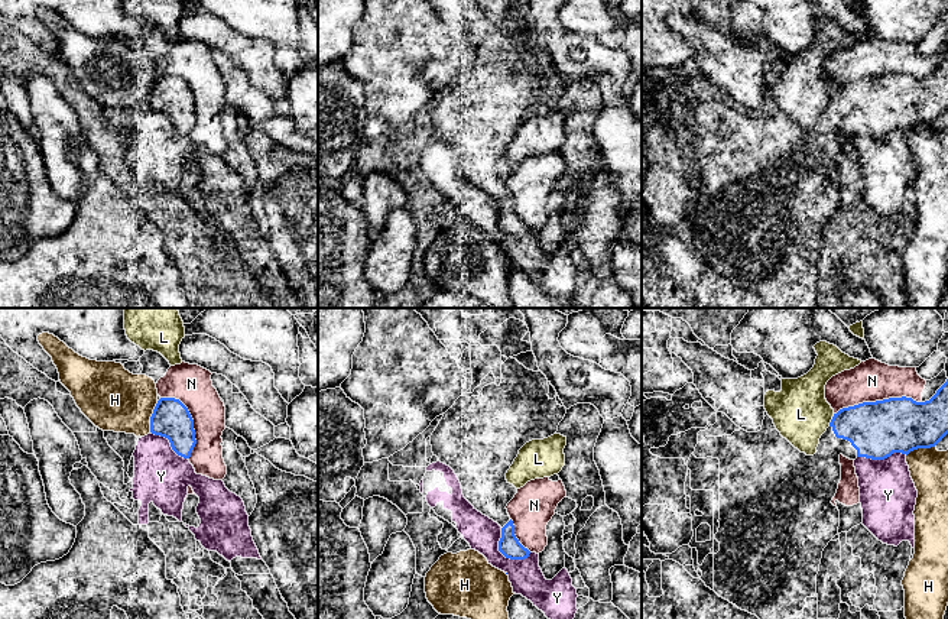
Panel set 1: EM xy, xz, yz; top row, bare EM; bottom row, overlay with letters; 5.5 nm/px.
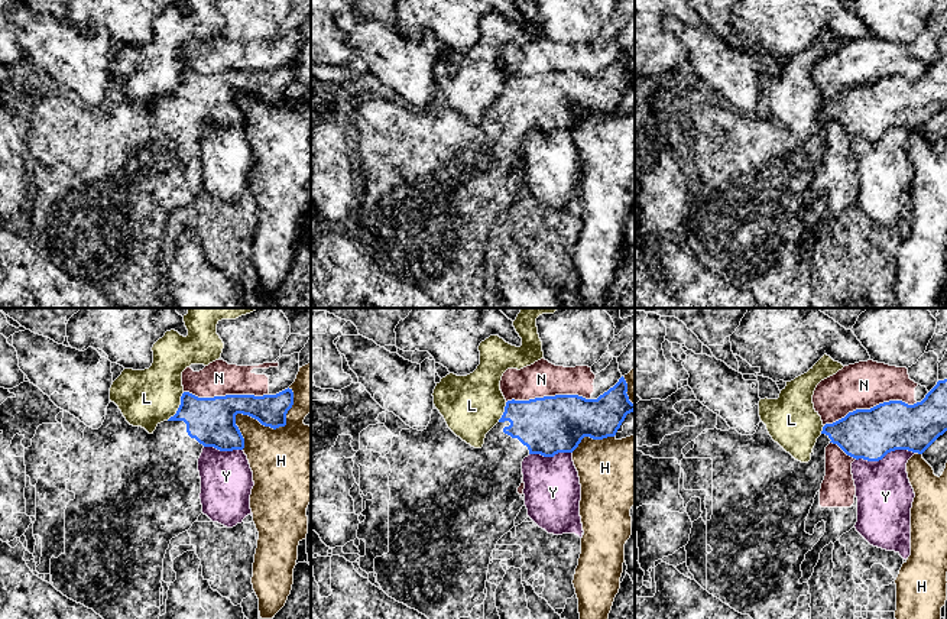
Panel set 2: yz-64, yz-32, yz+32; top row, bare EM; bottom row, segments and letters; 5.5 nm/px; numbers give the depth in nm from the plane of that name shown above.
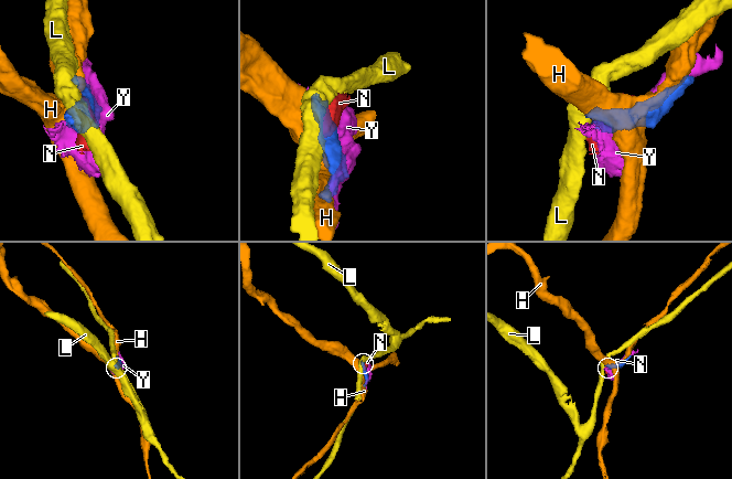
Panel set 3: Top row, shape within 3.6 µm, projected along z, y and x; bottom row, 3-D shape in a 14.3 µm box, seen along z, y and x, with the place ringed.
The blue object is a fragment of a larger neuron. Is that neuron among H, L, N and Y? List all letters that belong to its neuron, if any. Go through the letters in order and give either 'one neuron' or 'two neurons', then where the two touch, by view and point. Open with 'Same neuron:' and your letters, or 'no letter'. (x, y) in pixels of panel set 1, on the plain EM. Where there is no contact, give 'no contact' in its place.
Same neuron: no letter
H: two neurons | xy (151, 93)
L: two neurons | yz (831, 96)
N: two neurons | yz (876, 77)
Y: two neurons | xz (502, 229)

